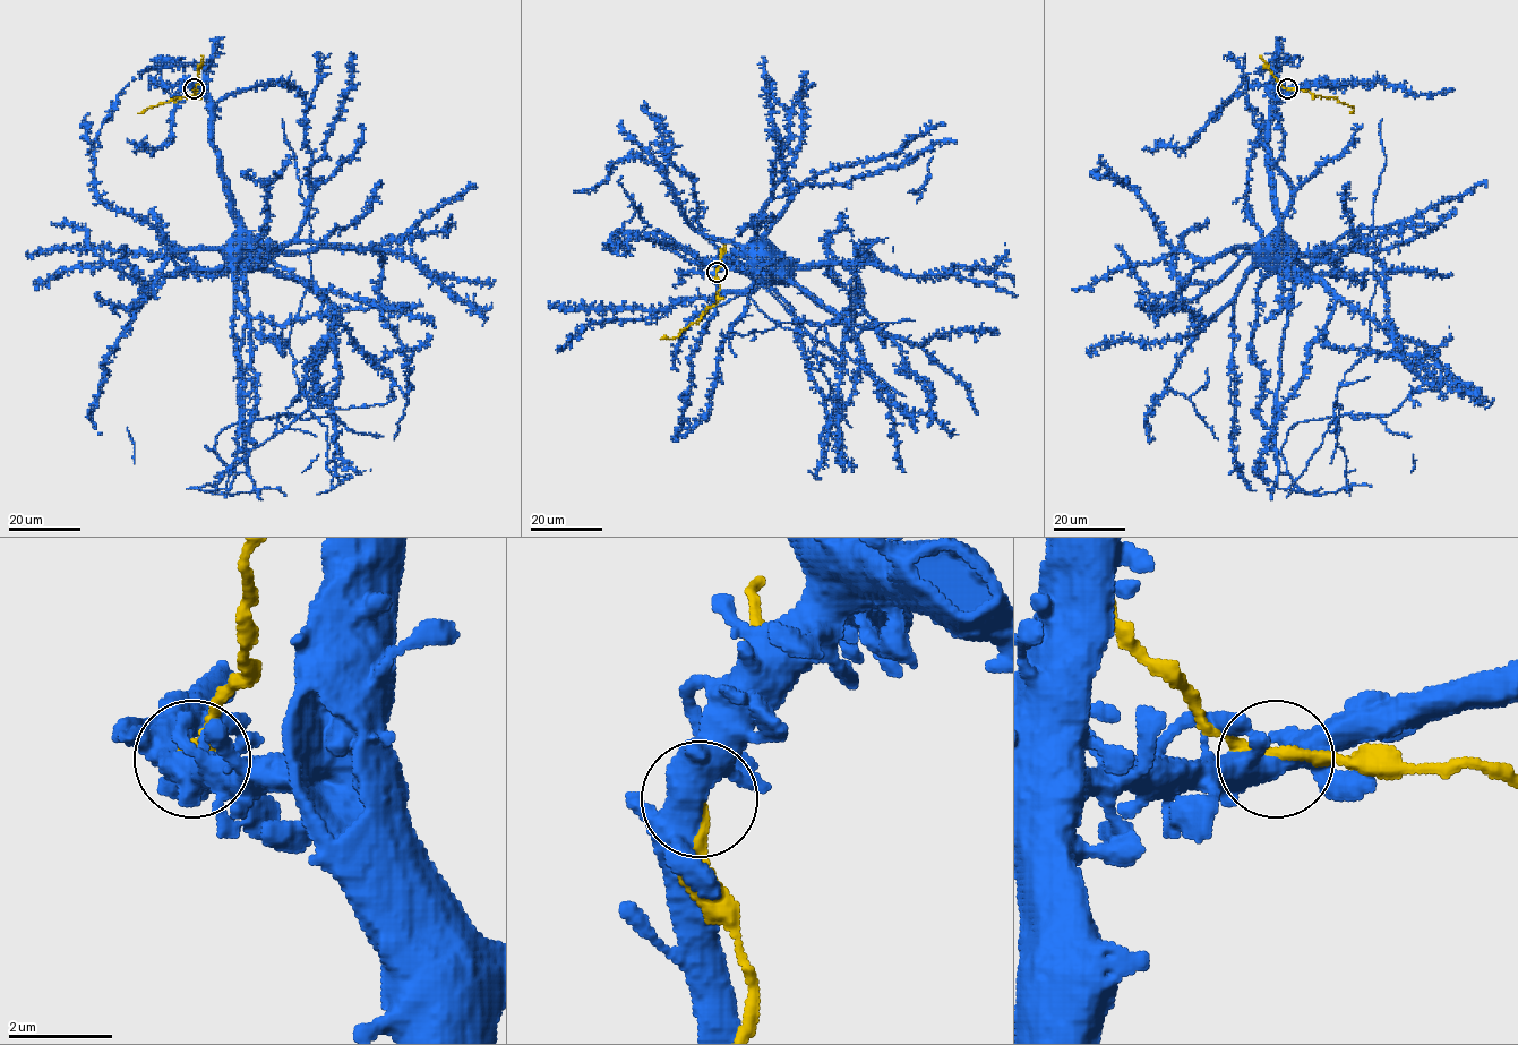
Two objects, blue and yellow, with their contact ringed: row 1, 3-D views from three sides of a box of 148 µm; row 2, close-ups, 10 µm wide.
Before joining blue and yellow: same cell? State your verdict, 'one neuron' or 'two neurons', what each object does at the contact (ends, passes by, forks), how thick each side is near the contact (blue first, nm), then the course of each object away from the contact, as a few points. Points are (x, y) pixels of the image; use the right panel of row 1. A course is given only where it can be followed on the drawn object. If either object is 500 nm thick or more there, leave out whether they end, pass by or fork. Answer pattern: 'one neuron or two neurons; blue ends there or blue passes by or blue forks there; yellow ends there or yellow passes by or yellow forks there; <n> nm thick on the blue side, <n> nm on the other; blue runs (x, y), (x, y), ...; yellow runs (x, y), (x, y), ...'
two neurons; blue forks there; yellow passes by; 480 nm thick on the blue side, 240 nm on the other; blue runs (1287, 90), (1277, 90), (1272, 94), (1267, 126), (1267, 155), (1277, 228), (1261, 243); yellow runs (1287, 90), (1334, 97), (1352, 106), (1354, 112)

